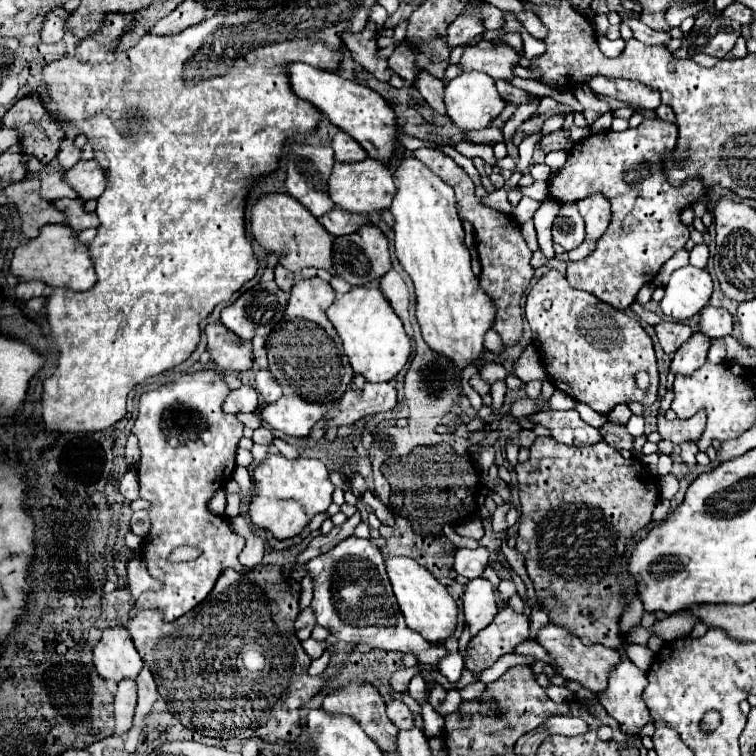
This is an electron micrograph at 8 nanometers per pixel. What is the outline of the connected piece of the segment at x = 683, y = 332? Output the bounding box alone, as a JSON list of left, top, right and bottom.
[654,319,692,353]

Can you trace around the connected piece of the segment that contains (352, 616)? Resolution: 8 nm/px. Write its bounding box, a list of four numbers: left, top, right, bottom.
[306,539,448,669]

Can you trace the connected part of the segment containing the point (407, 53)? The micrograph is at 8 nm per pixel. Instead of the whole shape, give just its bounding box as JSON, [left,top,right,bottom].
[388,43,416,83]

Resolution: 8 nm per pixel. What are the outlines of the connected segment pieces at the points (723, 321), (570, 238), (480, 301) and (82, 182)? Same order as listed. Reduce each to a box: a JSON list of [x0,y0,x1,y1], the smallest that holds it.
[[698,305,734,337],[552,203,584,251],[388,155,494,371],[66,161,106,199]]

